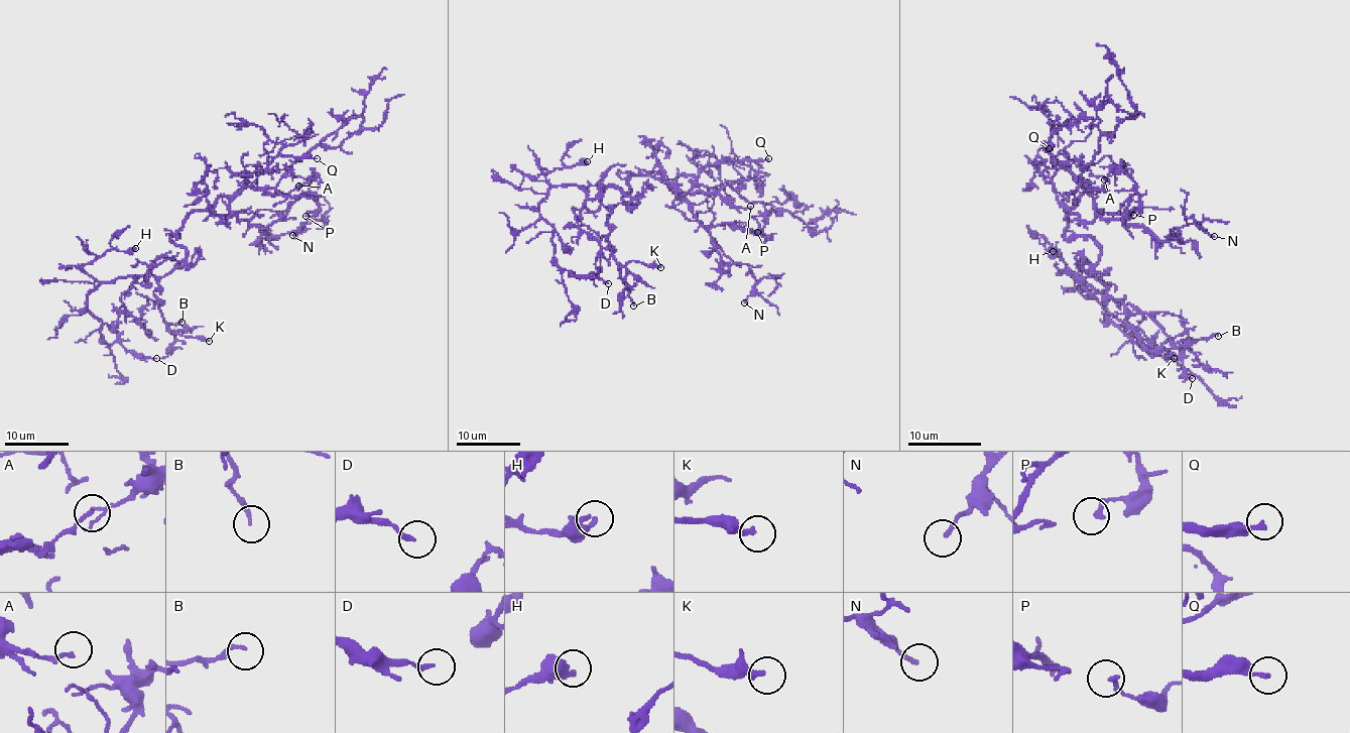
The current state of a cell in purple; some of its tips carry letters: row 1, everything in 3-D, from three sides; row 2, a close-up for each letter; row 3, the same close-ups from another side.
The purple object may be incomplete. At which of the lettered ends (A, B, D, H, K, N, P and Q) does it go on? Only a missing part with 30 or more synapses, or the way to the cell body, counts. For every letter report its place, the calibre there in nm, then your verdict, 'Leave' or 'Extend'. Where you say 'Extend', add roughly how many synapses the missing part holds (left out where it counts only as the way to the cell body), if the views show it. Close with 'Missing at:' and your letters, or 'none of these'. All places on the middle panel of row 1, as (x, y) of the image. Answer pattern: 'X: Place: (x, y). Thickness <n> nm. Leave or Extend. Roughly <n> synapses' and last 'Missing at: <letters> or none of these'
A: Place: (750, 206). Thickness 150 nm. Leave
B: Place: (633, 306). Thickness 140 nm. Leave
D: Place: (608, 283). Thickness 170 nm. Leave
H: Place: (587, 161). Thickness 220 nm. Leave
K: Place: (660, 267). Thickness 240 nm. Leave
N: Place: (744, 302). Thickness 160 nm. Leave
P: Place: (757, 232). Thickness 140 nm. Leave
Q: Place: (768, 158). Thickness 180 nm. Leave
Missing at: none of these

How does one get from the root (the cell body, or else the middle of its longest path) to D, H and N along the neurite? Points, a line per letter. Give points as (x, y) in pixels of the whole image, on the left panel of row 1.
D: (177, 235), (181, 265), (134, 283), (102, 281), (88, 295), (109, 344), (156, 358)
H: (177, 235), (170, 240), (186, 249), (186, 262), (162, 276), (97, 281), (83, 268), (107, 251), (135, 248)
N: (177, 235), (195, 211), (208, 211), (224, 222), (232, 216), (246, 219), (270, 238), (303, 224), (292, 235)

